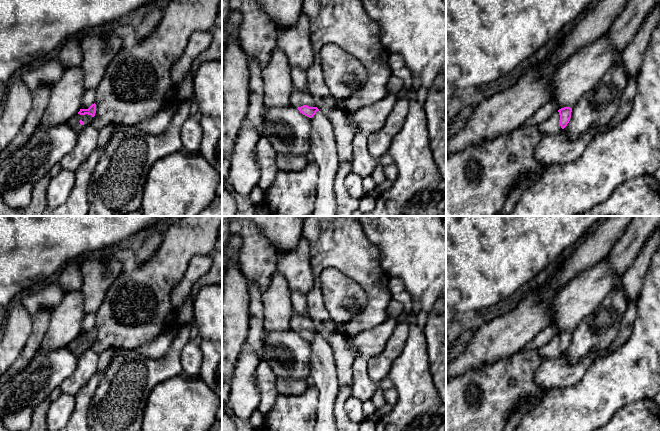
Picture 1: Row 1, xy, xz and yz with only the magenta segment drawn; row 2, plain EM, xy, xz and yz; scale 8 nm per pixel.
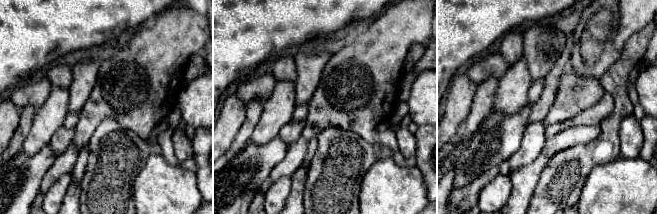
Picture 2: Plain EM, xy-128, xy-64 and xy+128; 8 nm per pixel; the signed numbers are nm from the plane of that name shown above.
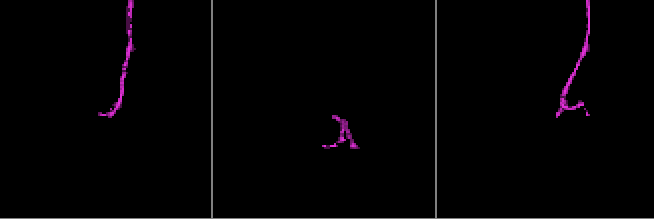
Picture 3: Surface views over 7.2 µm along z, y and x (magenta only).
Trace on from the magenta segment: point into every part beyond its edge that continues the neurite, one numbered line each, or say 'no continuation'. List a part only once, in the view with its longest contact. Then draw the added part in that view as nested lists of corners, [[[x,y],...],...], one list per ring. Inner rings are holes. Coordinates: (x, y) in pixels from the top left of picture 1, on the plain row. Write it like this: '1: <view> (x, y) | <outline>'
1: xz (298, 322) | [[[293,311],[290,325],[291,329],[296,332],[301,331],[303,329],[307,329],[309,331],[315,331],[314,324],[310,319],[309,315],[299,314],[296,311]]]

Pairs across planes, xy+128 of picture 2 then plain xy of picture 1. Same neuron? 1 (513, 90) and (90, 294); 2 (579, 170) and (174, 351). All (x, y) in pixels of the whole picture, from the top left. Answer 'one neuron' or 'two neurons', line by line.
1: two neurons
2: one neuron

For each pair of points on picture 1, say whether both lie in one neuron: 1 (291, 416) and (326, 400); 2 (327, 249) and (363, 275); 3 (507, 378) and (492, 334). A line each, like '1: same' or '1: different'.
1: different
2: same
3: different

